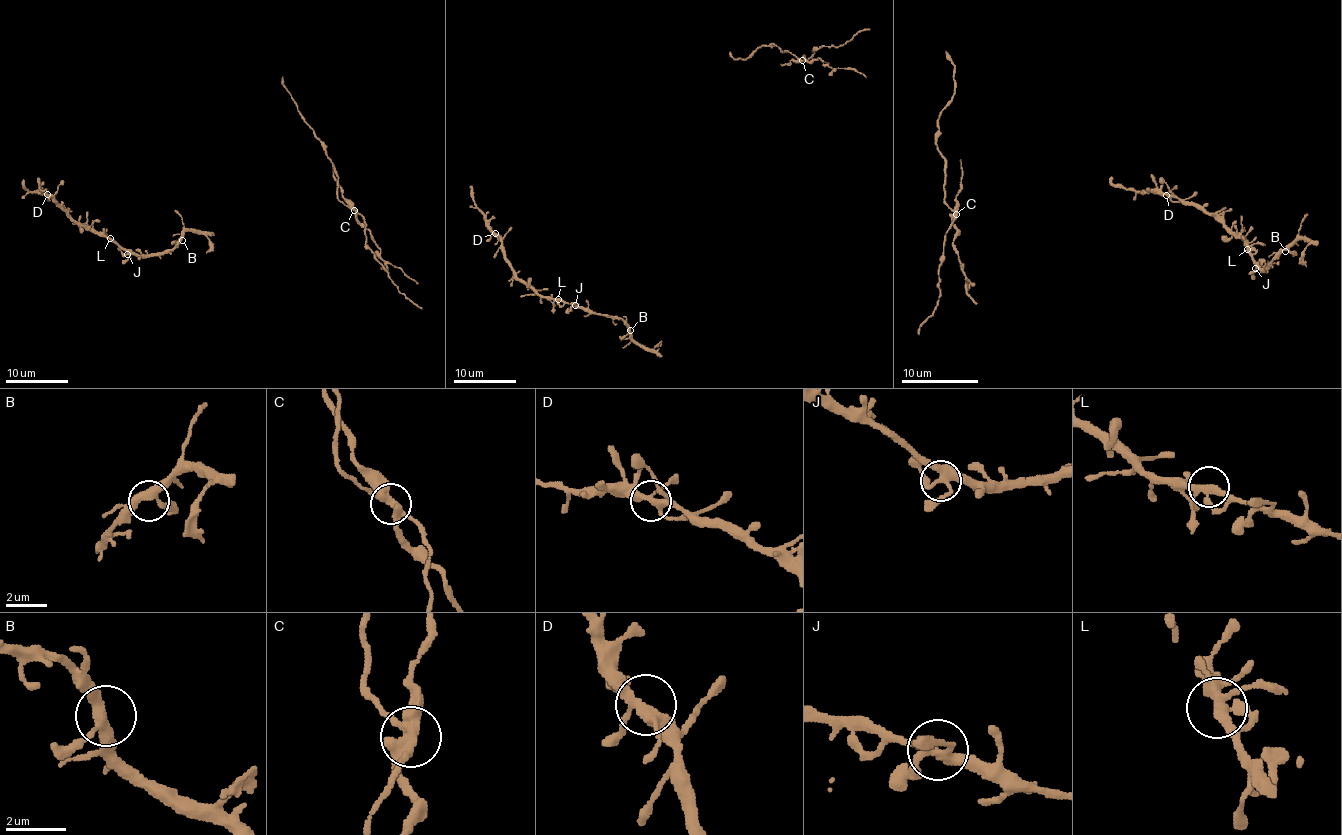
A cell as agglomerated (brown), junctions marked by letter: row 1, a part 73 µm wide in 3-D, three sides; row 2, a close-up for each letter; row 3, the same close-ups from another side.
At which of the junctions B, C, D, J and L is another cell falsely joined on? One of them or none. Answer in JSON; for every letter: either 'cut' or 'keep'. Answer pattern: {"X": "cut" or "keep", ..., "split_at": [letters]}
{"B": "keep", "C": "cut", "D": "keep", "J": "keep", "L": "keep", "split_at": ["C"]}

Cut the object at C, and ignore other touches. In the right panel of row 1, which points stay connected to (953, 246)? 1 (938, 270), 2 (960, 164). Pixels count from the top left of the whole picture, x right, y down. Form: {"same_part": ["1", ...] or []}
{"same_part": []}

